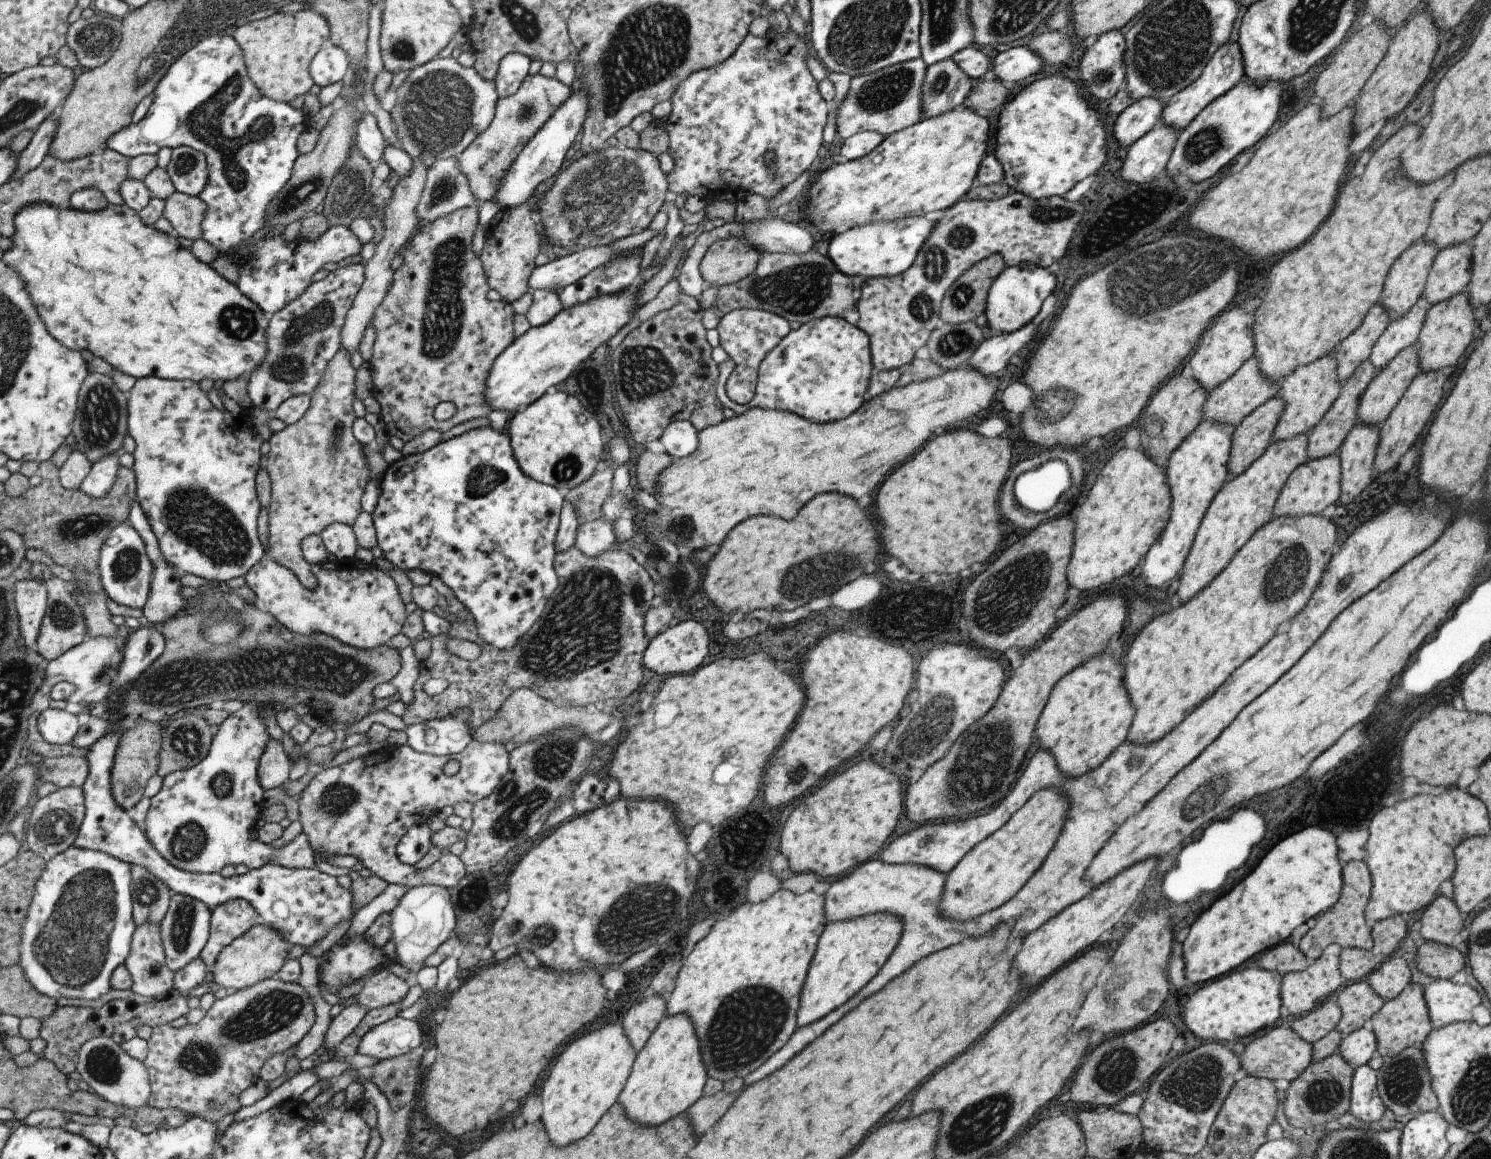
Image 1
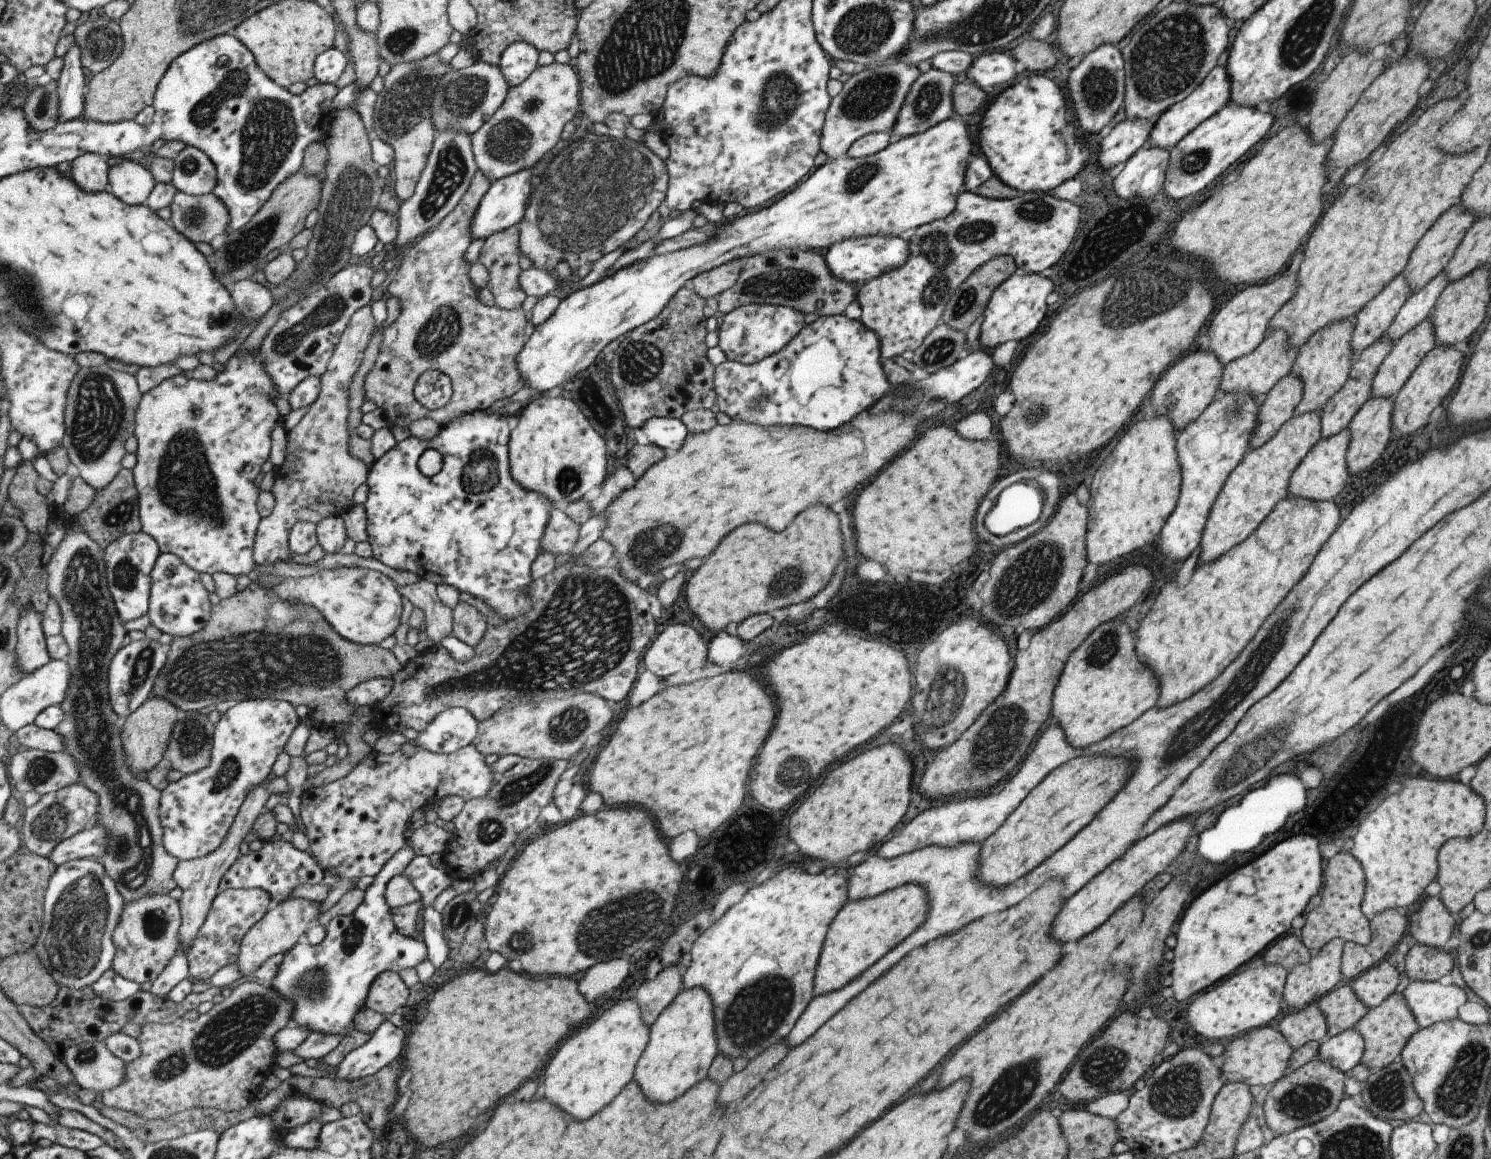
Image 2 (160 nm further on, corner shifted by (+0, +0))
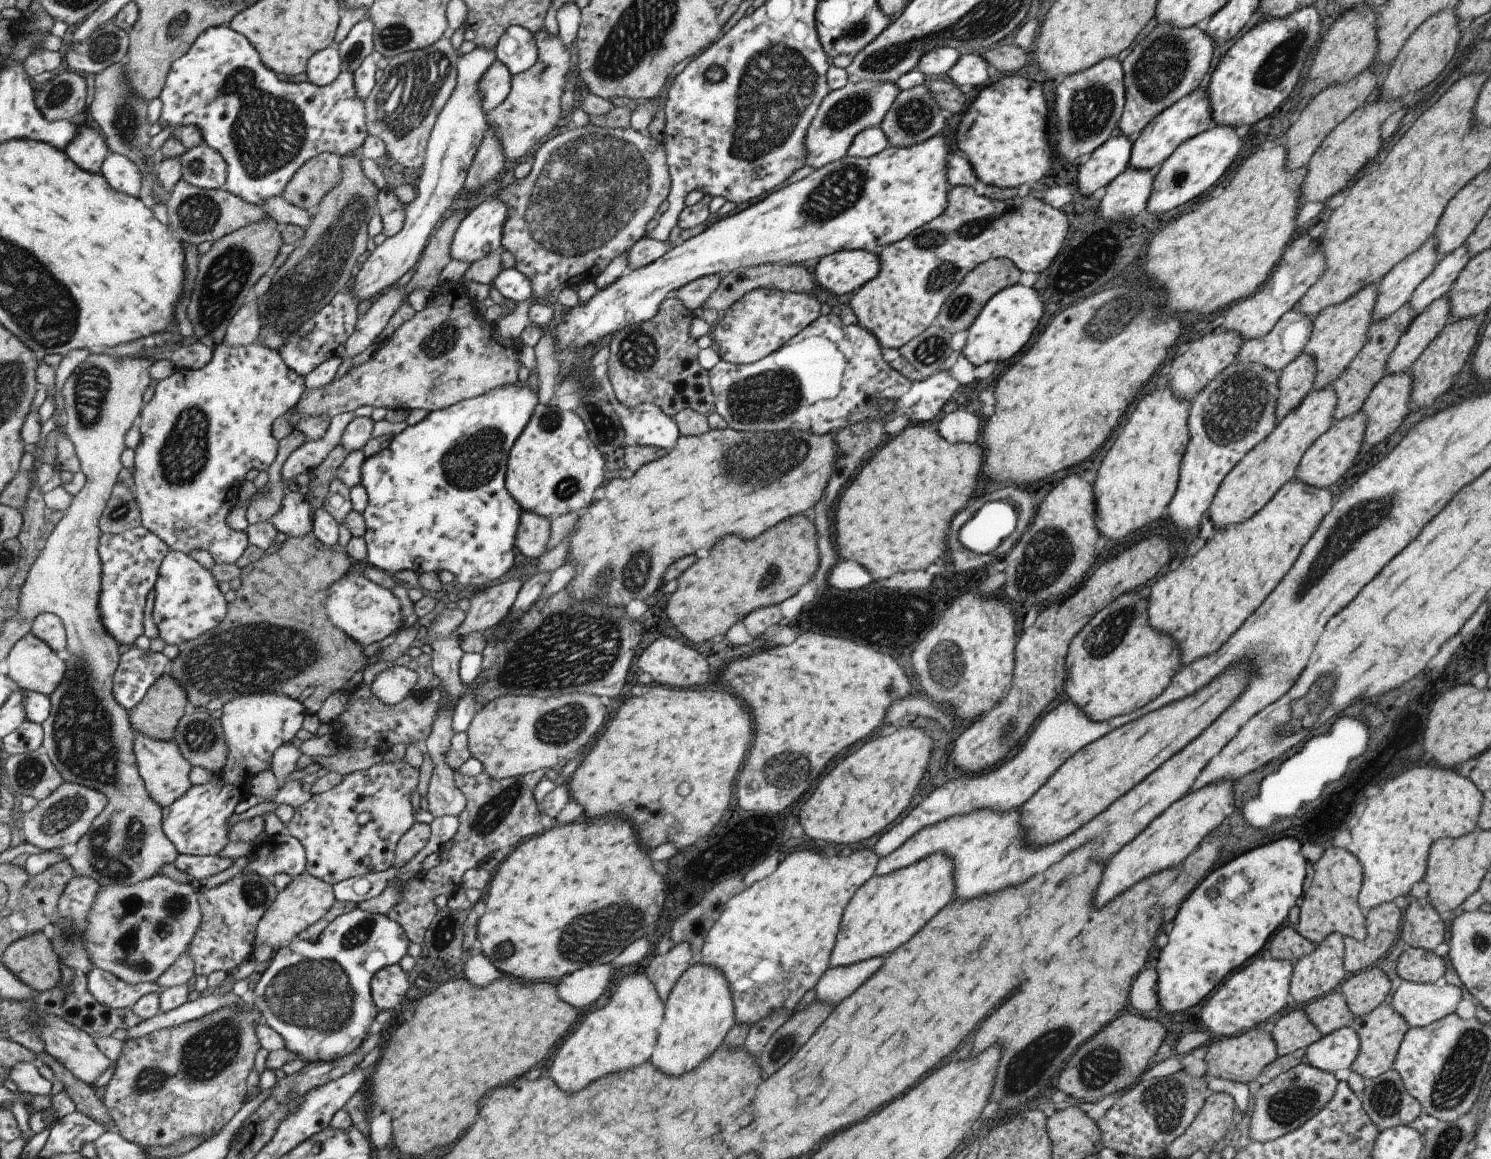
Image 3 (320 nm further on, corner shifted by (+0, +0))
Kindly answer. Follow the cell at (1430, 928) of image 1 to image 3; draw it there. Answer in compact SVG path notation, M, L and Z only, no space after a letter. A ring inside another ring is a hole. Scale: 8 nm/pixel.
M1427 898L1411 899L1401 921L1398 938L1410 947L1432 951L1445 936L1445 926Z

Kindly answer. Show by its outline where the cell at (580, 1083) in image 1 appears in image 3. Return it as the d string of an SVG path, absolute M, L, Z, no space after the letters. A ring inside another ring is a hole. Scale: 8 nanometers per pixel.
M645 972L627 974L627 976L619 978L619 982L613 988L609 988L609 990L615 990L613 998L603 1008L587 1012L579 1020L579 1024L575 1026L575 1031L571 1032L559 1044L559 1048L555 1050L549 1074L551 1074L551 1080L559 1086L559 1090L577 1092L577 1090L581 1090L583 1086L587 1086L596 1078L603 1075L611 1075L617 1071L628 1070L628 1068L637 1066L640 1062L646 1061L651 1056L664 1009L664 1003L658 997L654 984Z

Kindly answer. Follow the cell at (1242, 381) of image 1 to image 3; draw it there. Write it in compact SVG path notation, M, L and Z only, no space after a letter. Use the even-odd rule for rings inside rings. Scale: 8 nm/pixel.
M1295 309L1287 311L1281 315L1267 334L1256 339L1243 340L1235 360L1241 363L1259 363L1271 370L1279 371L1302 352L1311 334L1311 329L1312 320L1307 315L1303 315Z

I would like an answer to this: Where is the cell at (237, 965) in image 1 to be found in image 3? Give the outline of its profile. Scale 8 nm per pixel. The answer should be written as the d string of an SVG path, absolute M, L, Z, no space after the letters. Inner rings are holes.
M306 870L296 876L284 891L278 891L277 900L261 919L256 936L256 947L269 945L277 953L281 947L286 947L297 939L298 934L301 934L307 927L319 922L321 915L331 908L333 901L335 900L332 886Z

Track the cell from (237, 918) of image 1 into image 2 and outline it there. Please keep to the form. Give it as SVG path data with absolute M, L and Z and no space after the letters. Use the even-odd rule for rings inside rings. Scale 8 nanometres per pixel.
M227 889L221 890L215 897L205 924L195 939L190 960L190 977L199 982L208 982L213 974L217 974L227 964L237 964L242 940L245 935L268 914L272 907L272 896L265 889Z

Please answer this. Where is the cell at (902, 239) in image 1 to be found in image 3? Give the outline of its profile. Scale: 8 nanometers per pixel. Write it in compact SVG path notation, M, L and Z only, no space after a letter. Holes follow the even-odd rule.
M871 251L836 252L810 265L814 281L827 294L849 294L873 278L879 270L878 258Z

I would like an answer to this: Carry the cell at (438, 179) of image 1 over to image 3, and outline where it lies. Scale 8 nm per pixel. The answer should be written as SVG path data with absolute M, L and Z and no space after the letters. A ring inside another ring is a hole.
M480 46L459 55L453 90L436 116L426 144L423 164L412 180L415 198L406 204L402 229L395 236L386 237L380 245L375 245L374 250L355 274L353 287L349 290L357 301L375 299L394 285L417 262L427 236L438 226L439 218L445 214L445 208L451 204L459 189L463 188L467 169L488 127L486 115L481 108L478 82L495 59L494 48Z

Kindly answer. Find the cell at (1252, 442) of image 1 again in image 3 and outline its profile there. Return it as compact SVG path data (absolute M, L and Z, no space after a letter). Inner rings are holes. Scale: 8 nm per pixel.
M1300 353L1281 369L1274 414L1276 422L1292 411L1313 388L1315 371L1314 358L1305 353Z

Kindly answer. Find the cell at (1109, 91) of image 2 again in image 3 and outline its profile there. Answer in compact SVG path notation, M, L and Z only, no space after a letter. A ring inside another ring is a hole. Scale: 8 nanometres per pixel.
M1113 57L1100 60L1088 69L1066 76L1054 87L1053 94L1053 124L1057 131L1053 157L1057 158L1059 168L1071 170L1101 146L1117 126L1125 100L1121 63Z

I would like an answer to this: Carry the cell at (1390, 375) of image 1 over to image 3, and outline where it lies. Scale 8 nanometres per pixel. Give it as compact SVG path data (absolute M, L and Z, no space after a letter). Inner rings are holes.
M1447 294L1429 303L1423 312L1413 316L1401 334L1386 362L1387 373L1409 371L1425 347L1441 332L1450 320L1450 302Z

